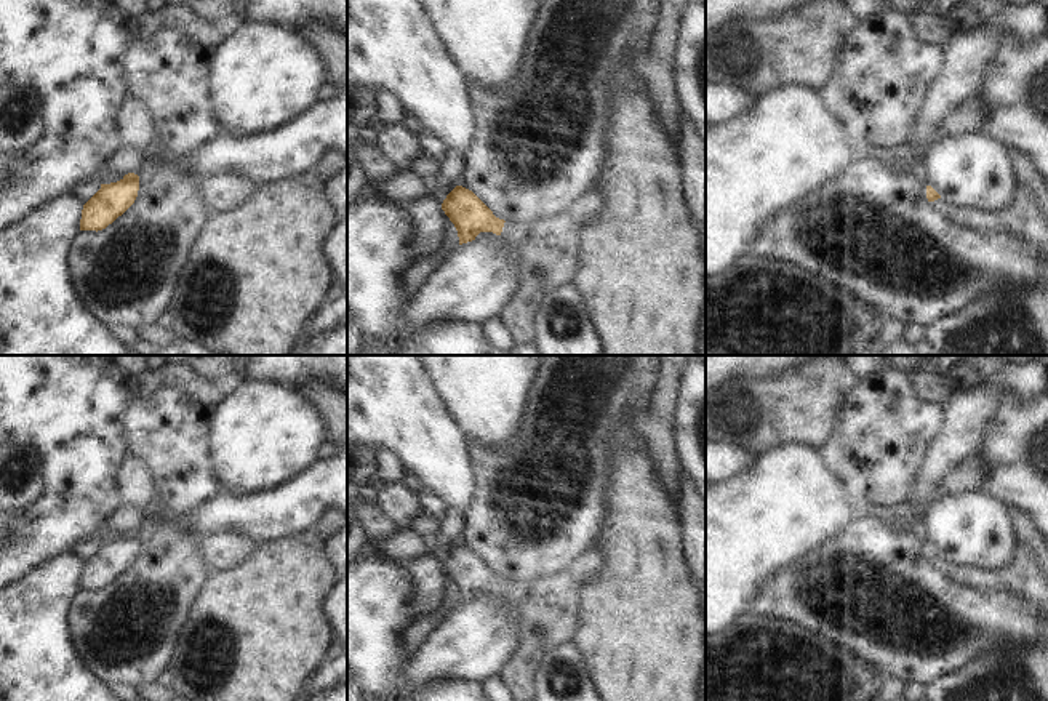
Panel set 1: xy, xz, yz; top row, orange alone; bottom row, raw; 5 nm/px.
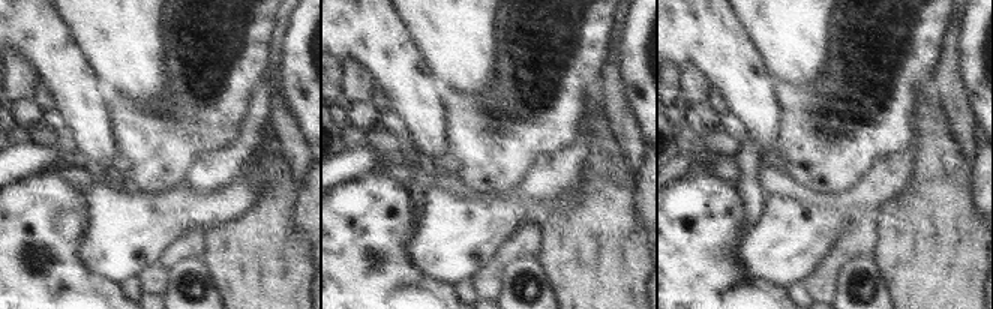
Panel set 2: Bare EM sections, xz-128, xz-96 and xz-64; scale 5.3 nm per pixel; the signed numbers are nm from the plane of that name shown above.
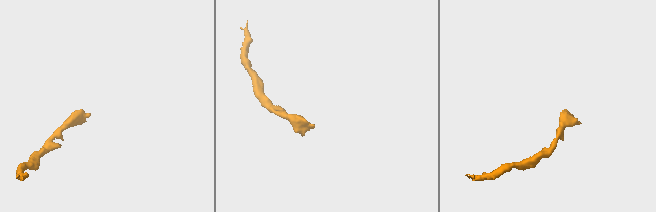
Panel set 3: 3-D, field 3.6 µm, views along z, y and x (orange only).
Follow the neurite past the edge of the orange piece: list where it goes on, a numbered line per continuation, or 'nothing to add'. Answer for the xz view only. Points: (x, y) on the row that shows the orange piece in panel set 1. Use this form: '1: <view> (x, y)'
1: xz (549, 245)

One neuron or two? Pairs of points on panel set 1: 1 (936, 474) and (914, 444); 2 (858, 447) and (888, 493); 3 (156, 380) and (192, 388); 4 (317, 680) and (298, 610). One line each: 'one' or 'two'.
1: two
2: one
3: one
4: two

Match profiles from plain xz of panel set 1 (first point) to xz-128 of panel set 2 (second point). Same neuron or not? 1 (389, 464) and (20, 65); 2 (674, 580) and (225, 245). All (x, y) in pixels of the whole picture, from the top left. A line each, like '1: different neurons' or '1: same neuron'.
1: same neuron
2: same neuron

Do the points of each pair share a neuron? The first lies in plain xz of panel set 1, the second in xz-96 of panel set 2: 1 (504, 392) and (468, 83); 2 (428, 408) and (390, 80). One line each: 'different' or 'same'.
1: same
2: same

